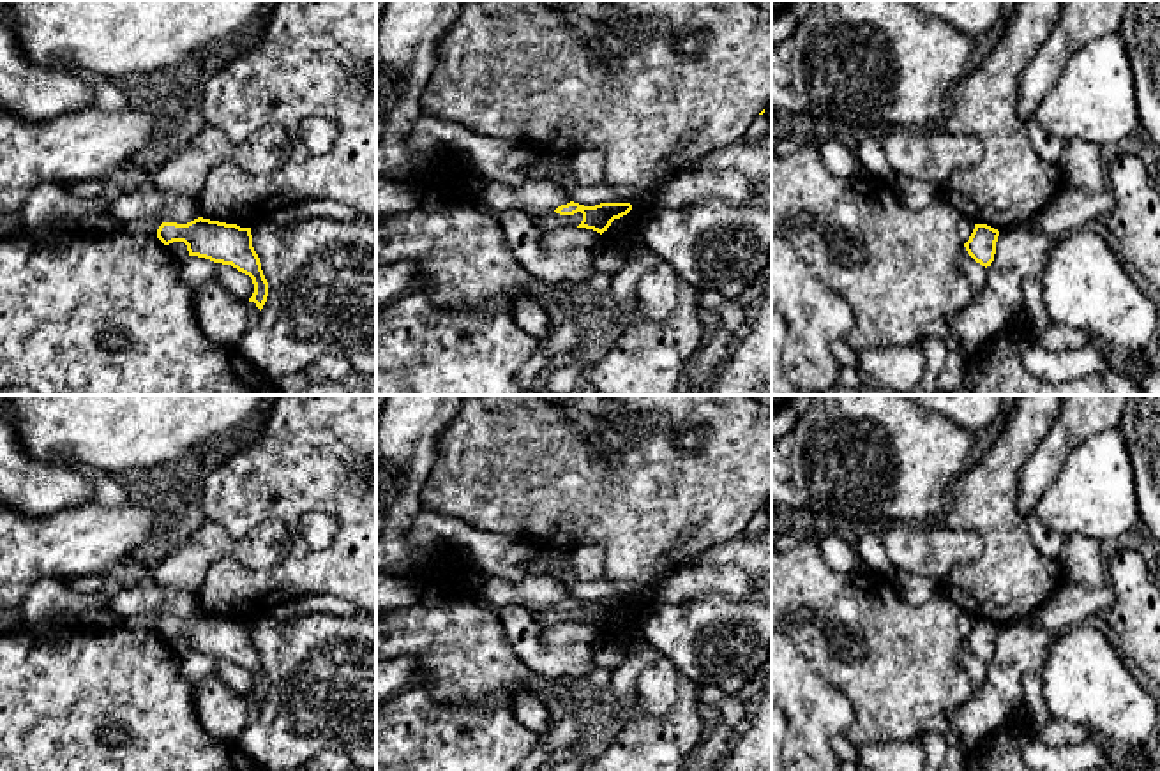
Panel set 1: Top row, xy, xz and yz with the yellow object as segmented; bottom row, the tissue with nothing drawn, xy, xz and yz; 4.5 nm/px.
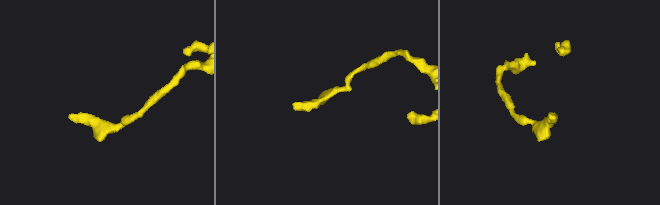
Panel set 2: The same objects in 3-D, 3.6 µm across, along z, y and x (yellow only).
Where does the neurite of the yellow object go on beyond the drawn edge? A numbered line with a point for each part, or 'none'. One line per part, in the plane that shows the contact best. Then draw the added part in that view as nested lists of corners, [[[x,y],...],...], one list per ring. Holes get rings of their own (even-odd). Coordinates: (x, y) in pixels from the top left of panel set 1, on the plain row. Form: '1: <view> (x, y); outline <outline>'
none

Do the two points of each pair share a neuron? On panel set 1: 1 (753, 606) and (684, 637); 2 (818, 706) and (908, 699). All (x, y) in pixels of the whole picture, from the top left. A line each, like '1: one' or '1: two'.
1: one
2: two

